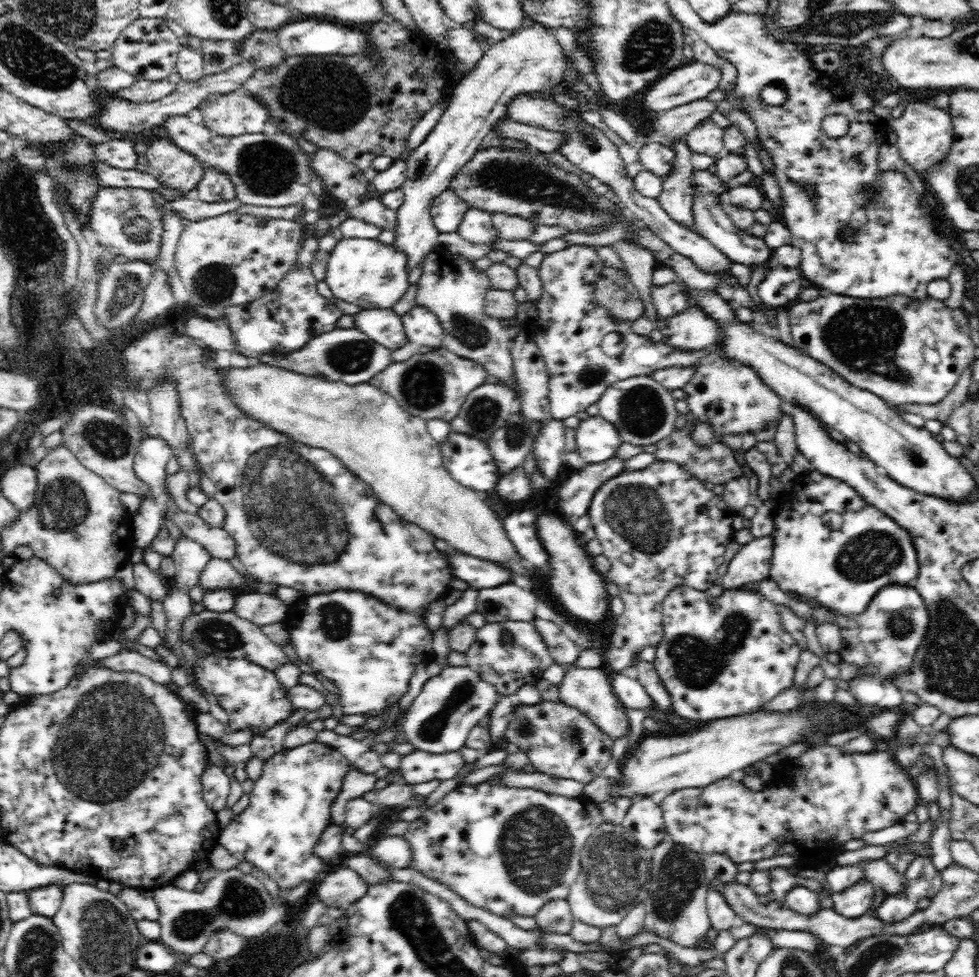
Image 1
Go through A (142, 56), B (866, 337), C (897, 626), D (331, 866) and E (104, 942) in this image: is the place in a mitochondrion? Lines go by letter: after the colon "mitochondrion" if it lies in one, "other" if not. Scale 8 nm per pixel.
A: other
B: mitochondrion
C: mitochondrion
D: other
E: mitochondrion

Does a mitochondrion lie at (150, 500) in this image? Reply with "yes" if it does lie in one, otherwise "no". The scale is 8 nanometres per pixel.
no

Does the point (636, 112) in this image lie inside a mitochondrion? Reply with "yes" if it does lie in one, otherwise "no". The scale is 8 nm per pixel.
no

